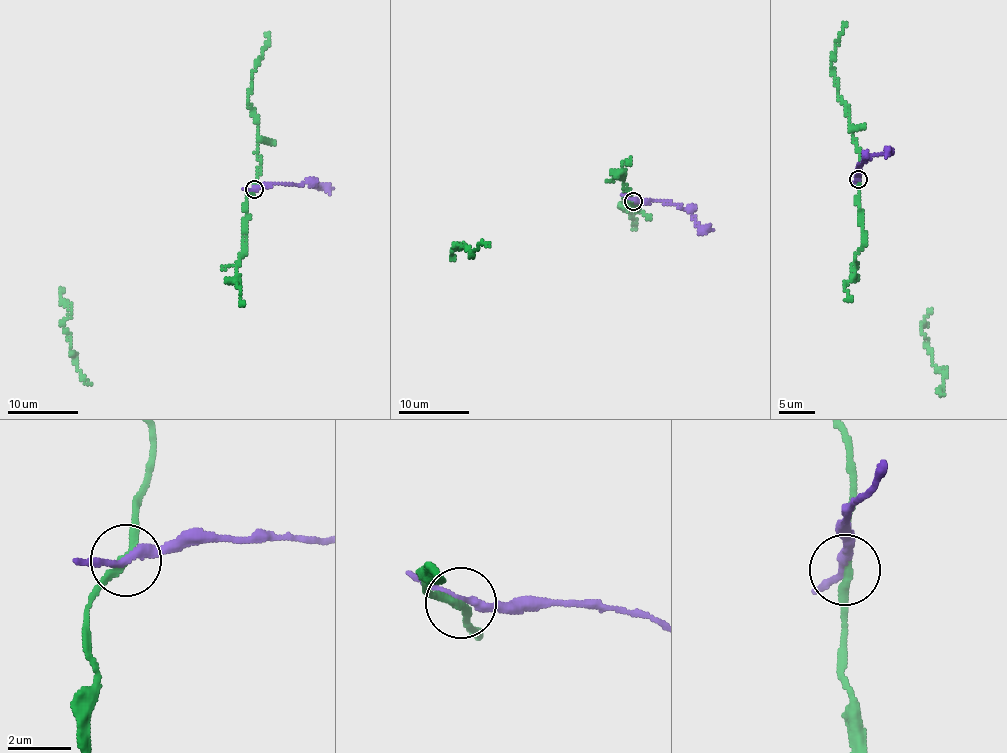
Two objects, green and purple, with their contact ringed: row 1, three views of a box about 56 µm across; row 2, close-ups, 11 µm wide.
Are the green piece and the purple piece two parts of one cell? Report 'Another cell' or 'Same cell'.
Another cell

